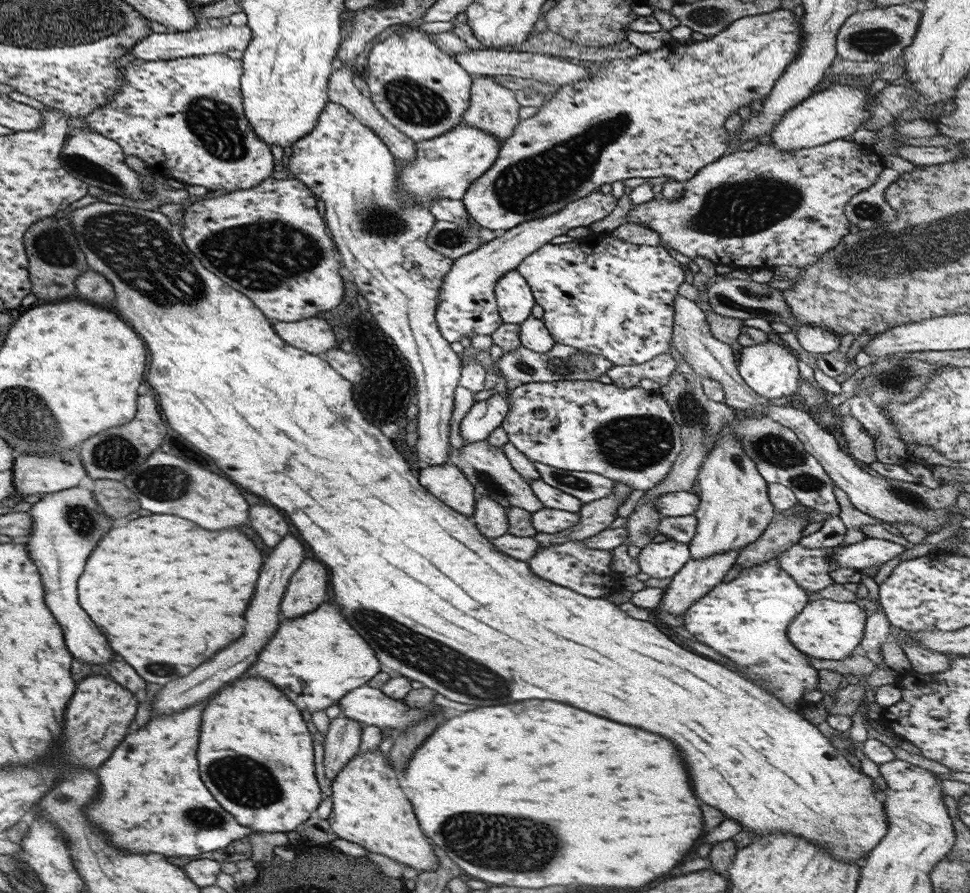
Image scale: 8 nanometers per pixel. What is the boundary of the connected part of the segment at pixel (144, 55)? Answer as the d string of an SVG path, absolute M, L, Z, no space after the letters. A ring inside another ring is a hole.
M231 24L223 27L213 27L204 25L187 32L169 32L166 34L154 34L142 39L133 48L127 51L132 54L136 61L155 61L155 60L175 60L187 56L199 56L213 54L217 52L224 54L227 51L243 51L247 49L251 41L251 31L247 25L233 26Z

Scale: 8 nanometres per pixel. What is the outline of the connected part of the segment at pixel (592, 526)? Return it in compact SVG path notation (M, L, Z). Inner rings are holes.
M613 481L613 494L582 503L576 524L553 534L538 532L532 537L537 540L539 548L551 544L563 544L565 540L585 540L603 529L607 529L615 520L617 508L629 496L633 488Z

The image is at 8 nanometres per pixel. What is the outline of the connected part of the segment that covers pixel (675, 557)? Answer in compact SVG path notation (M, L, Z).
M667 540L641 547L636 563L649 578L671 578L689 558L689 544Z

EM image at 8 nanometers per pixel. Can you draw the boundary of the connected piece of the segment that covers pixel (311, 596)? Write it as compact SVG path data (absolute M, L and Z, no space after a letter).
M303 560L287 582L281 600L281 616L287 620L313 612L325 596L327 578L325 568L319 562Z

